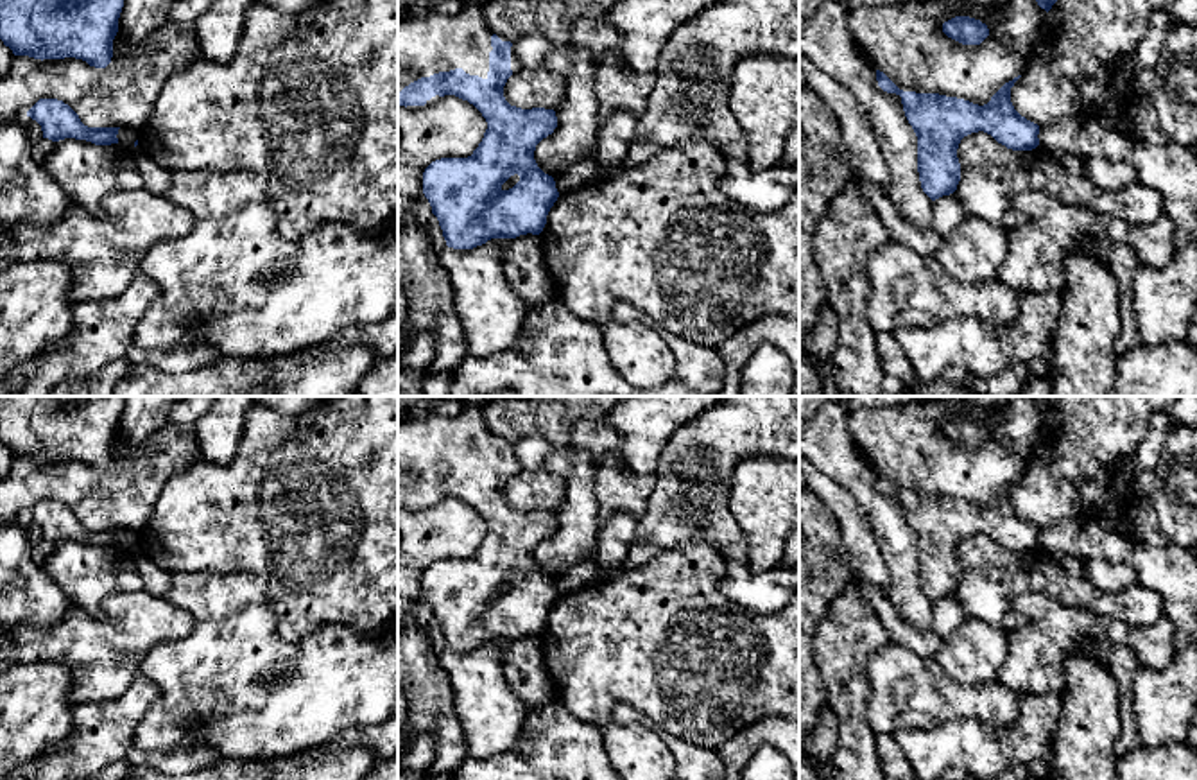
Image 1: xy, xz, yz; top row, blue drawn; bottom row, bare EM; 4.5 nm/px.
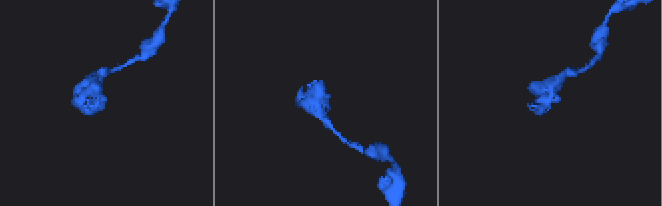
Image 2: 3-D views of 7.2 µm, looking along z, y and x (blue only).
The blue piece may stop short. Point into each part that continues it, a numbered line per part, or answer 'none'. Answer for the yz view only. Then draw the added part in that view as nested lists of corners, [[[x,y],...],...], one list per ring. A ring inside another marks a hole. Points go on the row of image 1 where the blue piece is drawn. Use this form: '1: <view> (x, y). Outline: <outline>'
none

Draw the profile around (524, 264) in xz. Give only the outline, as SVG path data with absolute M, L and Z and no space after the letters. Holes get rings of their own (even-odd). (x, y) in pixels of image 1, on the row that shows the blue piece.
M527 233L512 238L502 255L502 267L511 290L527 312L550 301L554 282L536 235Z

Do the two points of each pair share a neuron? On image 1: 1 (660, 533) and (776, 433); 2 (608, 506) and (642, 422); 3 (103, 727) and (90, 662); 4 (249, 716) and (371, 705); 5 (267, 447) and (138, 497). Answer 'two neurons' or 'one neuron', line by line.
1: one neuron
2: one neuron
3: two neurons
4: one neuron
5: two neurons

